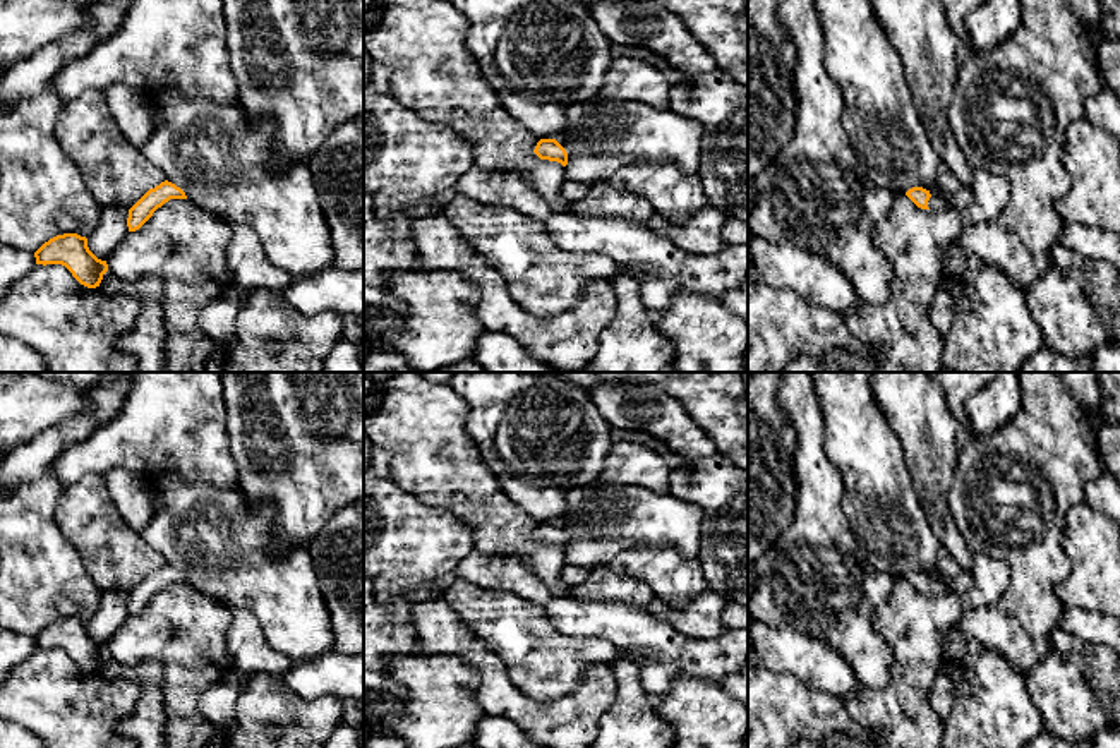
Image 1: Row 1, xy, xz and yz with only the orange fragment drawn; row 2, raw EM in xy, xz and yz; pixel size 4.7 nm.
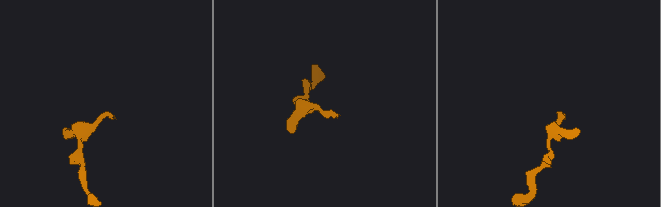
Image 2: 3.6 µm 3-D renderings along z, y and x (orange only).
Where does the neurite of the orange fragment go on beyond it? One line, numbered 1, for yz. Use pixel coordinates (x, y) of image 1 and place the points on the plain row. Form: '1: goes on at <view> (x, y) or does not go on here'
1: goes on at yz (947, 567)

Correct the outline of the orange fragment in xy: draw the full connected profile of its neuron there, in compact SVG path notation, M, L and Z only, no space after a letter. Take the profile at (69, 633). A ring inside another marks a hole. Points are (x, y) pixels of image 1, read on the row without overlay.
M63 618L45 626L36 636L36 648L62 648L87 673L99 671L108 655L106 645L98 643L87 631L87 623Z

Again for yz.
M945 549L938 554L938 571L938 580L931 580L930 575L923 571L912 571L906 580L921 594L948 592L952 580L960 573L960 568Z

